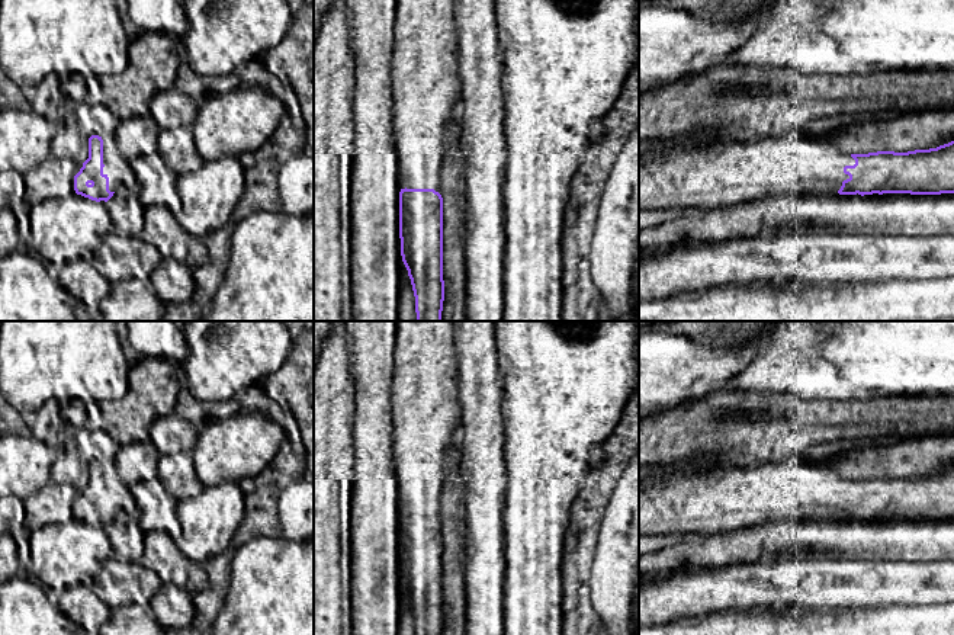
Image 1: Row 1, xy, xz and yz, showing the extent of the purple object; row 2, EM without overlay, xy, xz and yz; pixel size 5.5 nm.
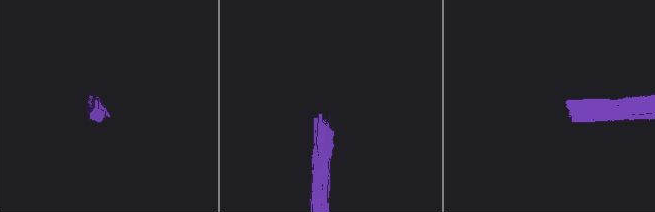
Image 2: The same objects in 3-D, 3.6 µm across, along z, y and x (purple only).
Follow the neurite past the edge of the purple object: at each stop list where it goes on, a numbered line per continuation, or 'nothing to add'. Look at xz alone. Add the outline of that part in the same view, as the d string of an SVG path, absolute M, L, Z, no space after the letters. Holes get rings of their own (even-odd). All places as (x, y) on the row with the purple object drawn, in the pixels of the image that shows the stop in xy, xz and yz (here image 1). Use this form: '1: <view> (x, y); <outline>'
1: xz (427, 86); M396 0L394 35L392 132L396 142L396 153L404 169L405 186L407 189L417 189L424 182L428 169L441 164L446 129L459 115L462 84L456 55L457 31L453 0Z

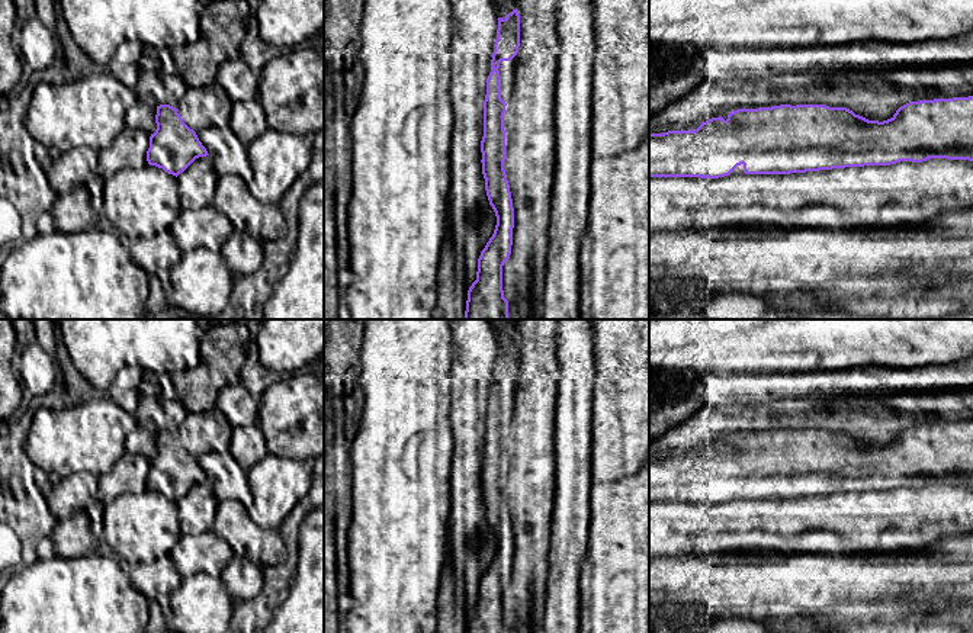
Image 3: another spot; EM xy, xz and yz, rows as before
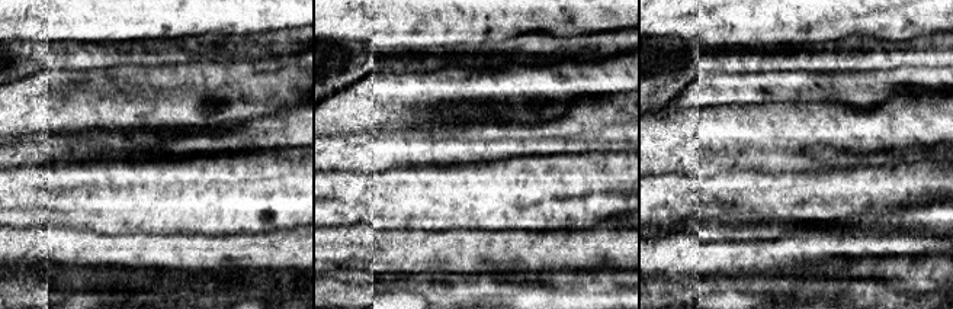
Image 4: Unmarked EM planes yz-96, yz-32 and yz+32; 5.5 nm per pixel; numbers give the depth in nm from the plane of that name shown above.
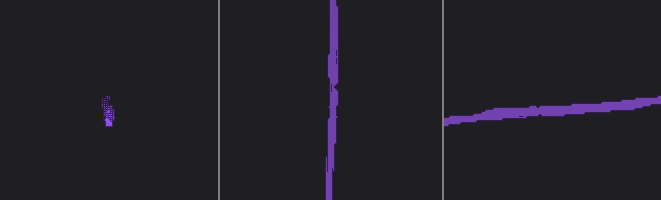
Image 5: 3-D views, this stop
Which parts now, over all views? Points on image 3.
nothing to add

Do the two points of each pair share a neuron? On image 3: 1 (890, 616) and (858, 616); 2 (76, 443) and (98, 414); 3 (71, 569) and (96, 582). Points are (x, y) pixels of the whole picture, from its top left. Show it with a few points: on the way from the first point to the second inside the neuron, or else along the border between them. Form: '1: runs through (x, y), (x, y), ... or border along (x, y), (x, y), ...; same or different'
1: runs through (883, 616), (866, 616); same
2: runs through (83, 436), (98, 421); same
3: runs through (77, 575), (84, 582), (90, 582); same

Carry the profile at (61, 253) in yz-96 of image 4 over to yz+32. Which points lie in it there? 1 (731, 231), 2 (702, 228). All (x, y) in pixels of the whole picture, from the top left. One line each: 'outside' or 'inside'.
1: outside
2: outside

